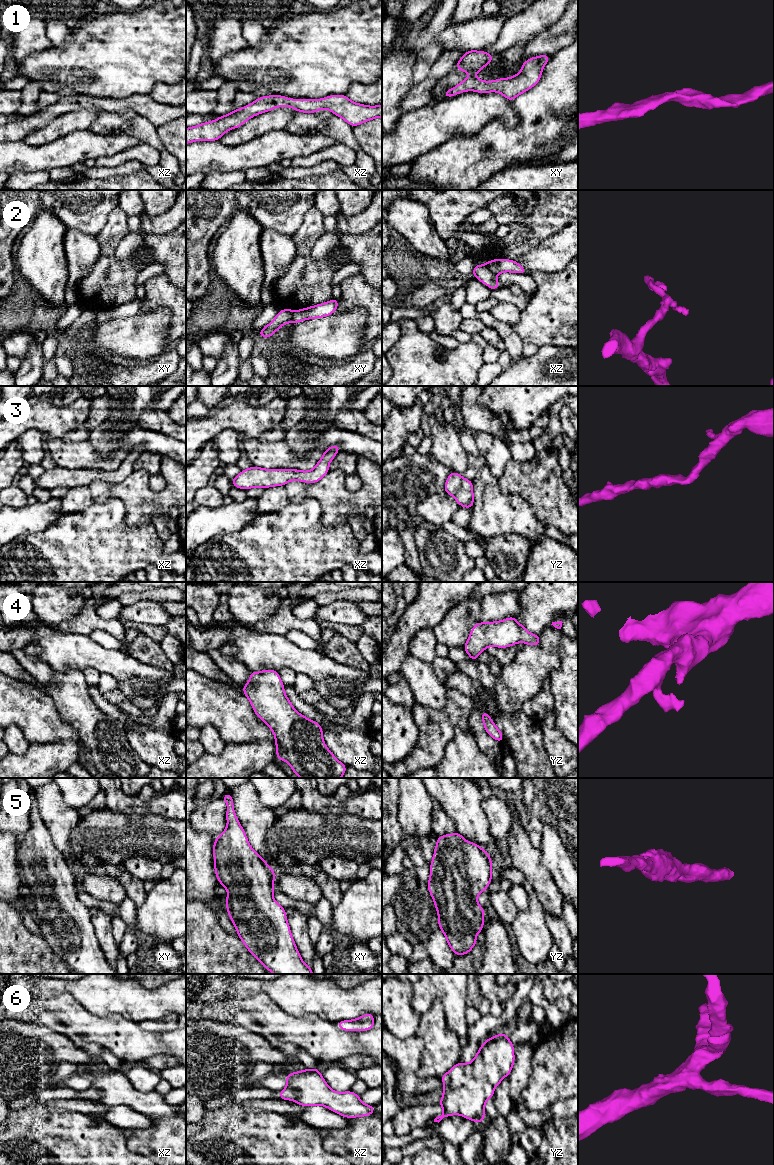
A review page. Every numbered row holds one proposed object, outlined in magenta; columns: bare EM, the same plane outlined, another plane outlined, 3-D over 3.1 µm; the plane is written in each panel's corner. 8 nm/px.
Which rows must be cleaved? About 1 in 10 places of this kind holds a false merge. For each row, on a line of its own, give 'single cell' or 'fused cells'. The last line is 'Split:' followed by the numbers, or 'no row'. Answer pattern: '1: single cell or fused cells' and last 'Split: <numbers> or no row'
1: single cell
2: single cell
3: single cell
4: single cell
5: single cell
6: single cell
Split: no row

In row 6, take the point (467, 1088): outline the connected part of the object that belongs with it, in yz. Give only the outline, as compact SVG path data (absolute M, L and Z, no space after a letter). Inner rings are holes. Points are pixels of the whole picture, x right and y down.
M505 1032L484 1041L472 1062L458 1062L439 1077L445 1084L438 1103L444 1112L434 1122L458 1114L482 1124L486 1100L494 1097L494 1088L510 1075L514 1062L514 1045Z

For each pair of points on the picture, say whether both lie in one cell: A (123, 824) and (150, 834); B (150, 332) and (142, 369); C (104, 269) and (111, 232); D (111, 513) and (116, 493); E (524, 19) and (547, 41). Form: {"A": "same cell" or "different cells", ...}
{"A": "same cell", "B": "different cells", "C": "same cell", "D": "different cells", "E": "different cells"}

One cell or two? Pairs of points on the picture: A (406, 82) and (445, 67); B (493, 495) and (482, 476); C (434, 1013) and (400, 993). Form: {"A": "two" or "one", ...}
{"A": "two", "B": "one", "C": "two"}

